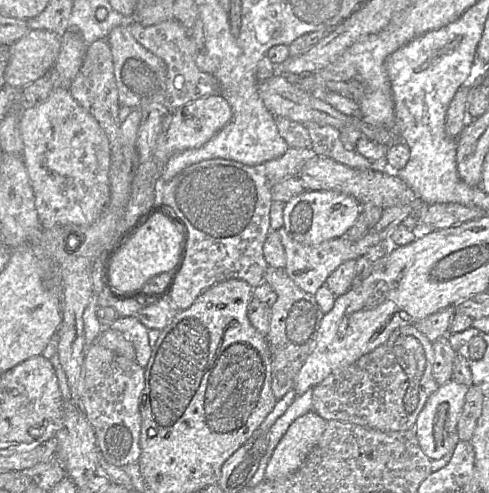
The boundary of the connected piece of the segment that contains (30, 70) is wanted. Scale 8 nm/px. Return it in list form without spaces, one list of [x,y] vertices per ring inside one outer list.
[[[29,30],[9,45],[9,60],[4,71],[6,86],[21,89],[46,74],[55,65],[61,37],[47,30]]]

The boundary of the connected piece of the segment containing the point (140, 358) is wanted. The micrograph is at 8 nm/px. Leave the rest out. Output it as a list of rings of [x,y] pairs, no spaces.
[[[119,317],[110,326],[104,328],[118,330],[126,339],[130,340],[136,351],[135,361],[145,369],[153,348],[149,343],[149,329],[137,317]]]

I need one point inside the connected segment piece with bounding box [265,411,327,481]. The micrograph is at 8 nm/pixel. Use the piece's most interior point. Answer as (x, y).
(303, 434)

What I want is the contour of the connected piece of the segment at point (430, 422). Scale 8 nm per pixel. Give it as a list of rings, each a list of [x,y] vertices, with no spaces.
[[[453,379],[441,385],[430,395],[422,411],[419,413],[414,429],[423,453],[430,460],[439,460],[459,441],[457,432],[458,419],[463,410],[465,395],[469,387],[455,382]]]

